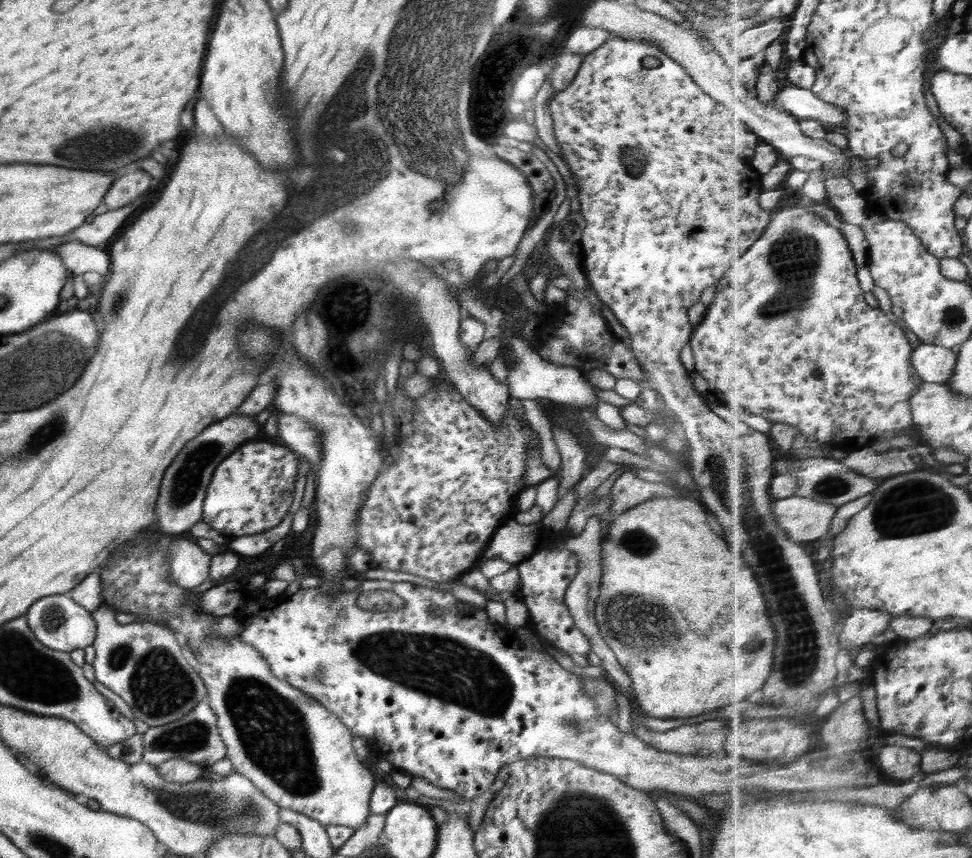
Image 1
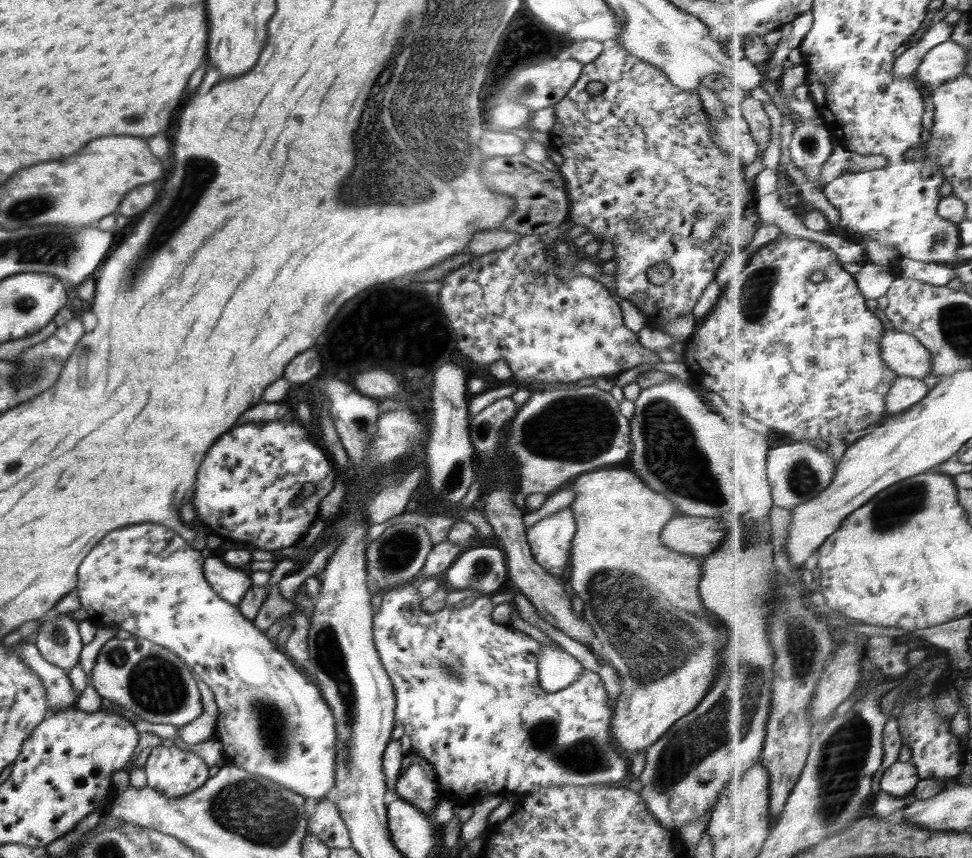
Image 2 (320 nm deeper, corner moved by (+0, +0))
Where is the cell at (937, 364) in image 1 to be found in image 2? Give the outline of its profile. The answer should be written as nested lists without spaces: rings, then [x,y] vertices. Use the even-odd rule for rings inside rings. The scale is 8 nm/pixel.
[[[890,329],[883,338],[884,361],[900,376],[922,379],[934,370],[934,353],[912,333]]]

